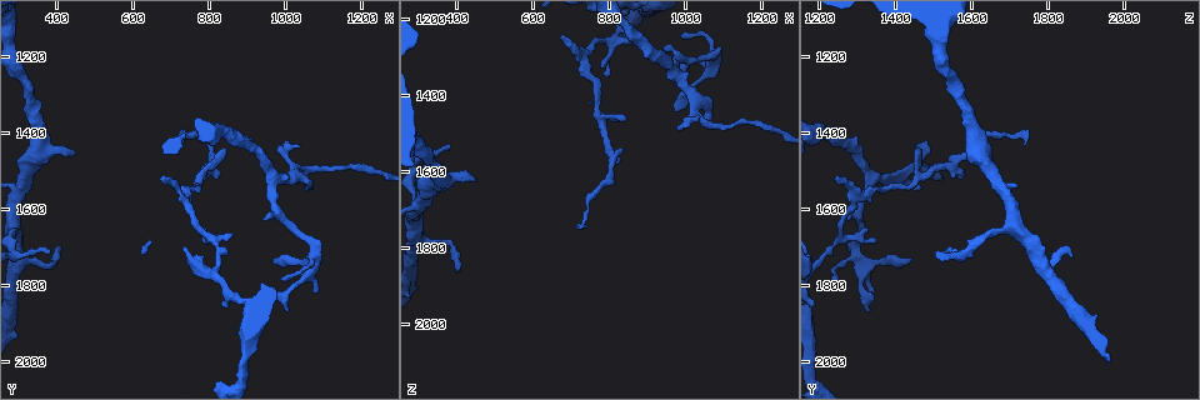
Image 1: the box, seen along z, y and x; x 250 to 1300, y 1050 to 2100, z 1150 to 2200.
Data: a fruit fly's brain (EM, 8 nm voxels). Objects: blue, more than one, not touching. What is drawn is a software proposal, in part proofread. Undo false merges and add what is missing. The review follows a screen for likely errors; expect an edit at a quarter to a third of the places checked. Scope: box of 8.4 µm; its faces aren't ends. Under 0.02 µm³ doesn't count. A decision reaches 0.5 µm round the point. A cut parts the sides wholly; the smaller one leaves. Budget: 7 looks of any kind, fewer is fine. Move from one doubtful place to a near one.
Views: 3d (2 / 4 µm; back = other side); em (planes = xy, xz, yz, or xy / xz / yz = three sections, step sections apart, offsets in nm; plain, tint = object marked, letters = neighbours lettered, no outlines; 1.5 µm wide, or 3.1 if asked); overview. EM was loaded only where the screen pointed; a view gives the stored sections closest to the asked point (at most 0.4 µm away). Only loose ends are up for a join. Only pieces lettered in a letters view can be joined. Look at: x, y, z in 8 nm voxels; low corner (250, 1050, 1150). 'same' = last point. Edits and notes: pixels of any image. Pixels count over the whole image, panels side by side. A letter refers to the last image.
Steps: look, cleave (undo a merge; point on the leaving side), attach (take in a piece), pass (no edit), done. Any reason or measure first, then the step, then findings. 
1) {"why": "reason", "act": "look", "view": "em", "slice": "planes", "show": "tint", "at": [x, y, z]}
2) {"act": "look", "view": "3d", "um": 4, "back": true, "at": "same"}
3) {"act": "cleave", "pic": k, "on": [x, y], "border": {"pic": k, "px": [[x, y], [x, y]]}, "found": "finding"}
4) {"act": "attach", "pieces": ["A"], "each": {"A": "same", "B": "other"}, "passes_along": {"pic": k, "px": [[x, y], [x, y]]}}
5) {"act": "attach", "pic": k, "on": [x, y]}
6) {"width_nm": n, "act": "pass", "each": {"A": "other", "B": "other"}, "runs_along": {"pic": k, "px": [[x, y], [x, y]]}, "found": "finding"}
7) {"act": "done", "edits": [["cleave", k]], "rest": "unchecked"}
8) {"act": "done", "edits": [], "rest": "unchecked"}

{"why": "free end", "act": "look", "view": "em", "slice": "yz", "step": 8, "show": "tint", "at": [1045, 1435, 1465]}

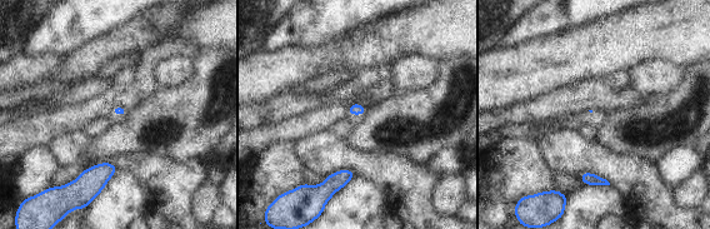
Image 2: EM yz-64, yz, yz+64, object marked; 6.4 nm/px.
{"act": "look", "view": "em", "slice": "planes", "show": "letters", "at": "same"}

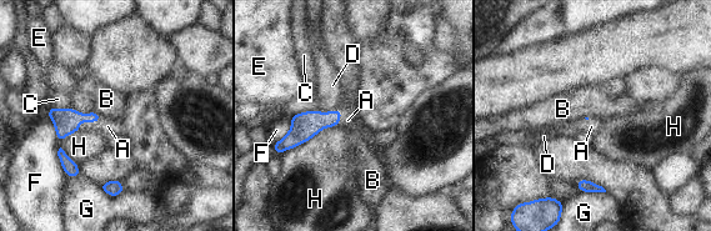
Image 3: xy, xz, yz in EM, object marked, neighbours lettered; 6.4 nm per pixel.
{"longest_contact_nm": ["H", 420], "act": "attach", "pieces": ["A"], "each": {"A": "same", "B": "other", "C": "other", "D": "other", "E": "other", "F": "other", "G": "other", "H": "other"}, "found": "it goes on there"}

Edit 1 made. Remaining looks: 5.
{"why": "thin end", "act": "look", "view": "em", "slice": "planes", "show": "letters", "at": [410, 1730, 1865]}

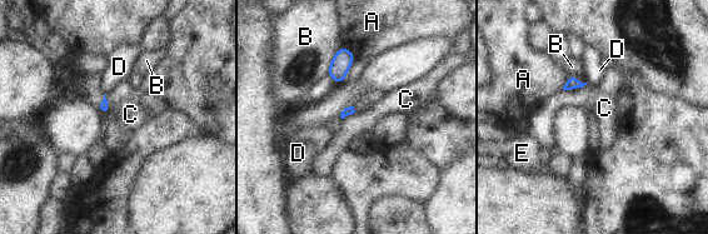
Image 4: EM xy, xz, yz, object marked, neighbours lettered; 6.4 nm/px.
{"act": "pass", "each": {"A": "other", "B": "other", "C": "other", "D": "other", "E": "other"}, "border": {"pic": 4, "px": [[355, 111], [343, 119]]}, "found": "none of them fits"}

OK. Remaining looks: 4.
{"why": "thin end", "act": "look", "view": "3d", "um": 4, "at": [680, 1510, 1250]}

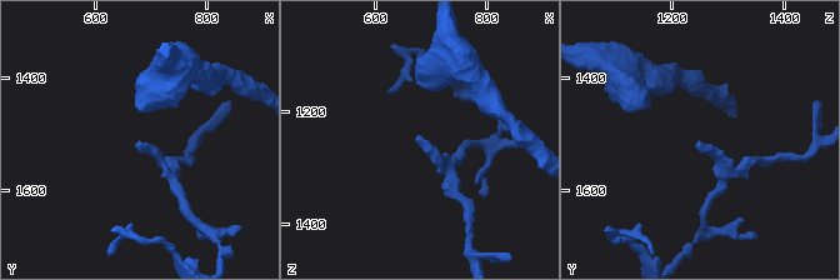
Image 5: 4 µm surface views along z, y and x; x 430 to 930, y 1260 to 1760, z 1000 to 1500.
{"act": "look", "view": "em", "slice": "xz", "step": 8, "show": "letters", "at": [670, 1515, 1255]}

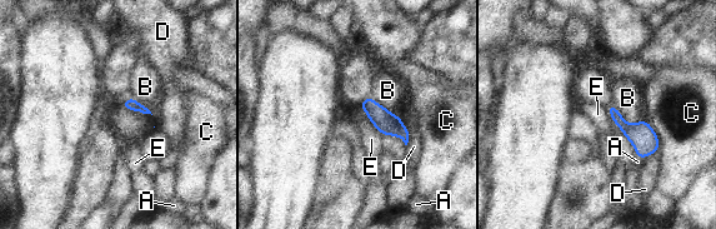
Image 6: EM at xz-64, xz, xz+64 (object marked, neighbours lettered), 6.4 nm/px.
{"act": "pass", "each": {"A": "other", "B": "other", "C": "other", "D": "other", "E": "other"}, "border": {"pic": 6, "px": [[359, 106], [382, 135]]}, "found": "no lettered piece goes on from it"}

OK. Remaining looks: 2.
{"act": "done", "edits": [["attach", 3]], "rest": "unchecked"}

